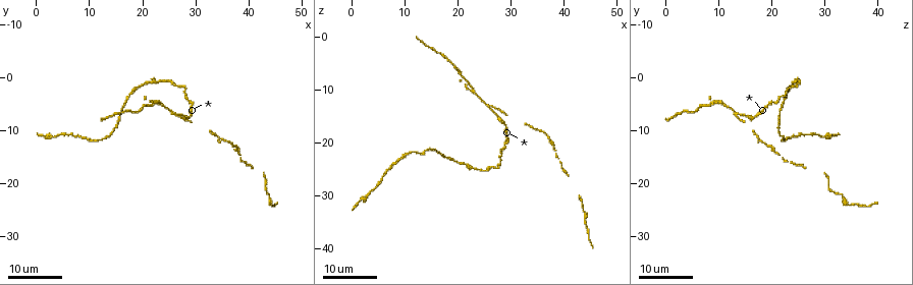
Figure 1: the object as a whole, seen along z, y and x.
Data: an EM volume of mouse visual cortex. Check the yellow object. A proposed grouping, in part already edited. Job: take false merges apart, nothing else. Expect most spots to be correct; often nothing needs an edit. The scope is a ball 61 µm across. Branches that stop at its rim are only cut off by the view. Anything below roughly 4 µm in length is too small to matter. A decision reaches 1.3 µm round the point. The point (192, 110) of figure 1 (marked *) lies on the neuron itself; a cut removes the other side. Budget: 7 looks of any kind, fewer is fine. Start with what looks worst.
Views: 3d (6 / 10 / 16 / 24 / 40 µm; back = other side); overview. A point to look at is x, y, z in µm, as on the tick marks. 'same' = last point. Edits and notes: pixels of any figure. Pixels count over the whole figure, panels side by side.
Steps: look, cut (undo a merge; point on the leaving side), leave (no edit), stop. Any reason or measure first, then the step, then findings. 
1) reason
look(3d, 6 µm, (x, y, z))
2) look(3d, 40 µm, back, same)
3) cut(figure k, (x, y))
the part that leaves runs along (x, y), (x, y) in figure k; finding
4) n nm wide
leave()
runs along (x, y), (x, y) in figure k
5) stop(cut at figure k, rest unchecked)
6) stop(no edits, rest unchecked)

side arm on a straight run
look(3d, 24 µm, (26.5, 7.5, 13.5))

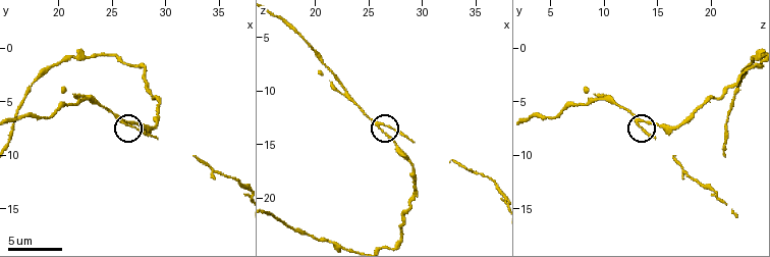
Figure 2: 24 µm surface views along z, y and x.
look(3d, 6 µm, (26.4, 7.0, 13.4))

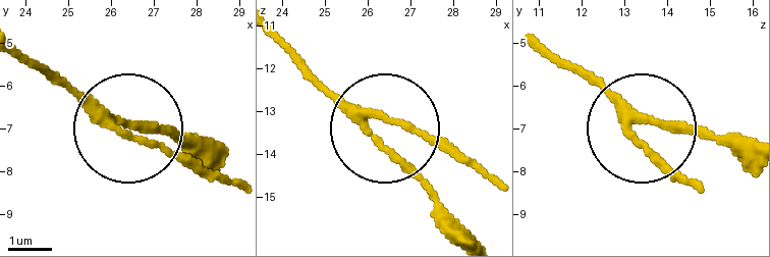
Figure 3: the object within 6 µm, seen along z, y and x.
look(3d, 6 µm, back, (26.45, 7.20, 13.15))

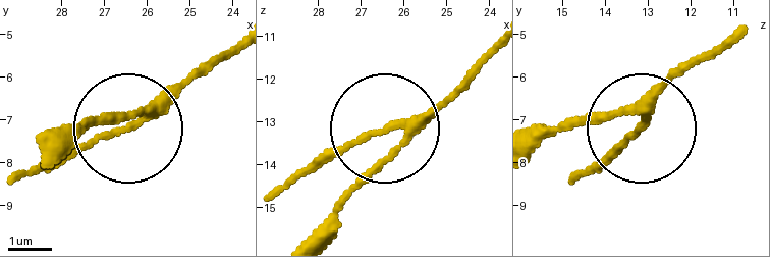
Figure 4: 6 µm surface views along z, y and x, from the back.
side arm 21 µm
leave()
runs along (39, 138), (129, 126), (199, 64) in figure 4; one neuron here

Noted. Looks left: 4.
calibre changes
look(3d, 10 µm, (22.6, 5.0, 9.4))

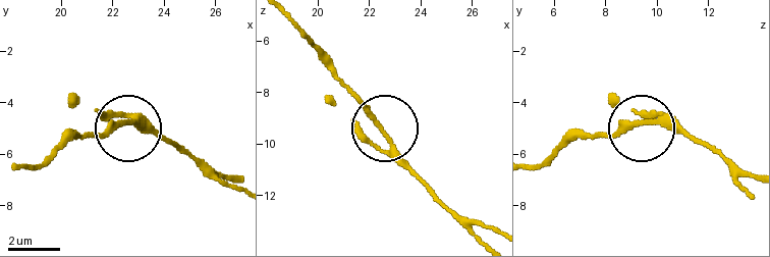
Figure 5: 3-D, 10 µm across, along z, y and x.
180 nm wide
leave()
one neuron here

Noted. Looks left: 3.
sudden change in width
look(3d, 24 µm, (44.0, 22.0, 33.5))

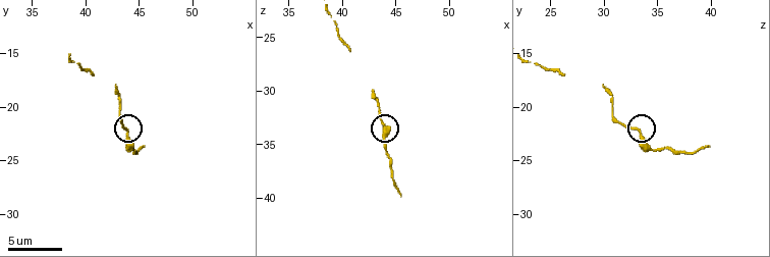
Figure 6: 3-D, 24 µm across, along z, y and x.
look(3d, 10 µm, (43.8, 22.0, 33.2))

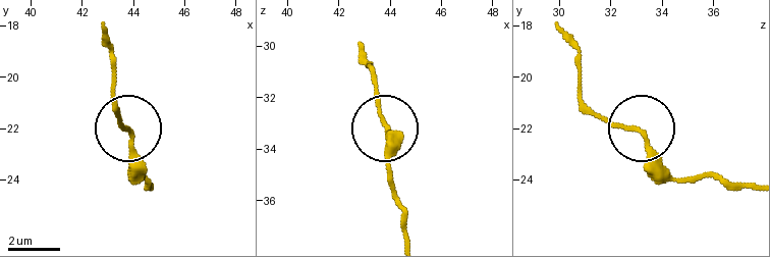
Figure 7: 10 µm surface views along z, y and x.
leave()
one neuron here

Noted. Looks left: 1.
stop(no edits, rest unchecked)

